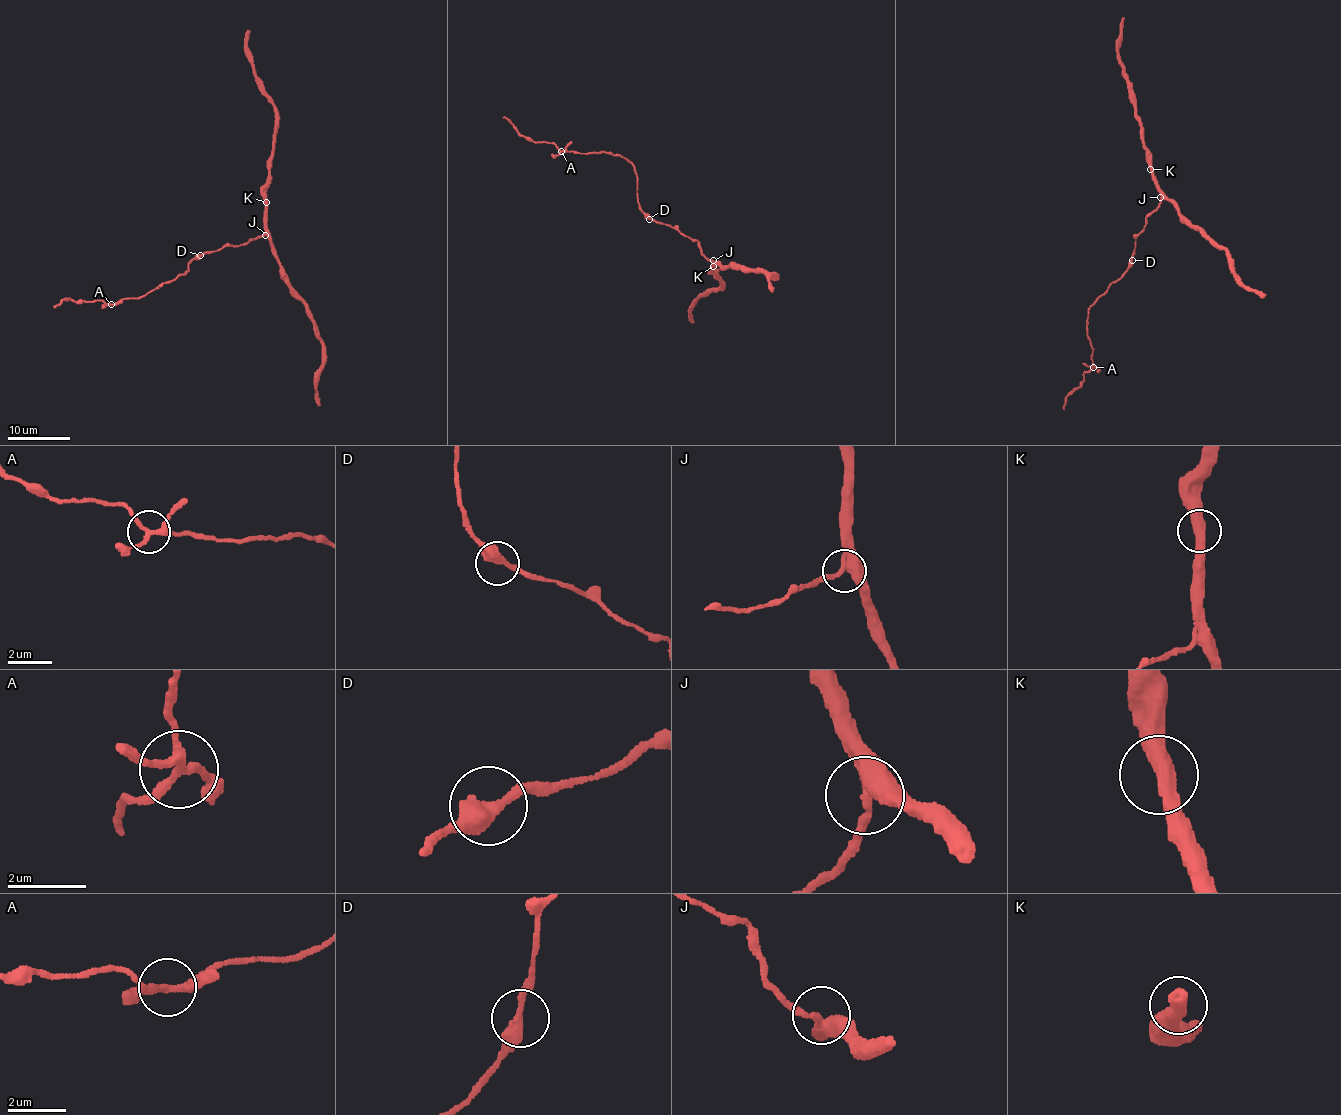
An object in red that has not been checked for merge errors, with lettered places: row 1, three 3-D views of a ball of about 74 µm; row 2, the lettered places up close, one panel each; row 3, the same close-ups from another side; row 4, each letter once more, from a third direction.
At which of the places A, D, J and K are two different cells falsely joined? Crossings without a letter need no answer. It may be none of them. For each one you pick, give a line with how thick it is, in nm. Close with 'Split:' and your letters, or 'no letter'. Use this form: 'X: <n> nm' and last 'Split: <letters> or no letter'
Split: no letter

